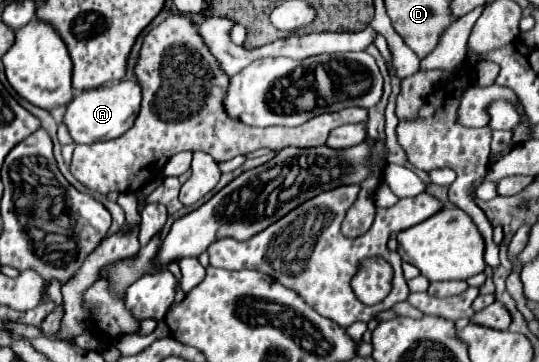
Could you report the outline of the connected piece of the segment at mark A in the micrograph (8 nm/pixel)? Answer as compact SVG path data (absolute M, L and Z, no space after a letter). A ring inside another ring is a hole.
M120 80L100 88L84 90L72 98L68 104L64 124L70 130L70 136L76 144L94 144L106 142L122 136L132 126L142 102L142 88L136 80Z

